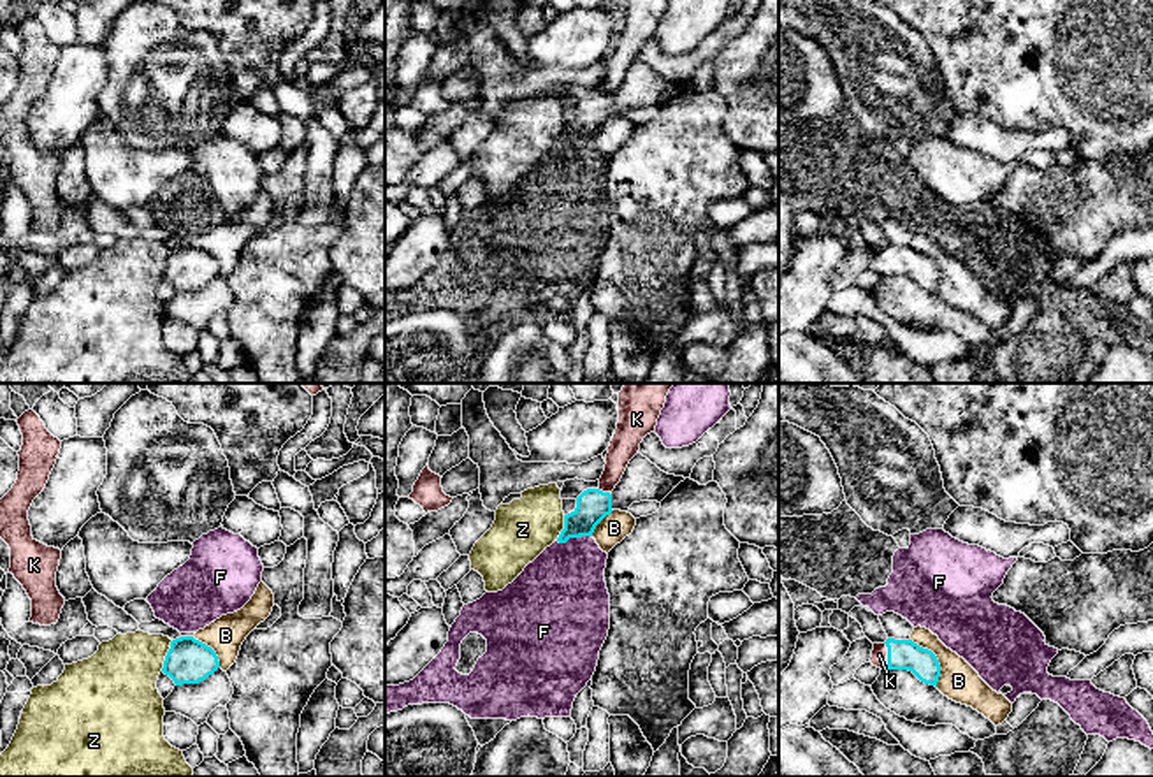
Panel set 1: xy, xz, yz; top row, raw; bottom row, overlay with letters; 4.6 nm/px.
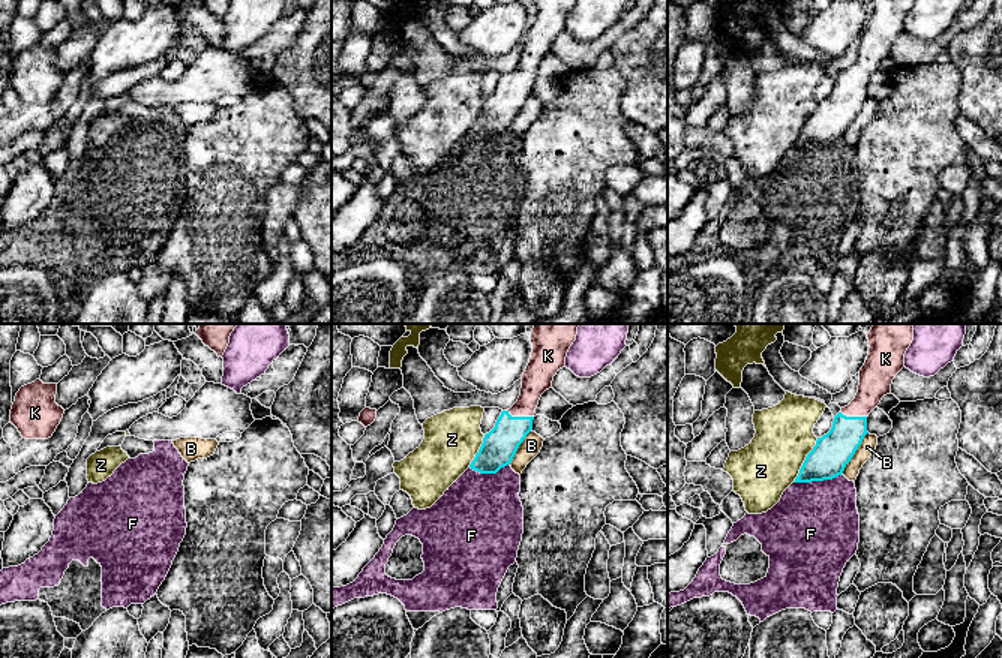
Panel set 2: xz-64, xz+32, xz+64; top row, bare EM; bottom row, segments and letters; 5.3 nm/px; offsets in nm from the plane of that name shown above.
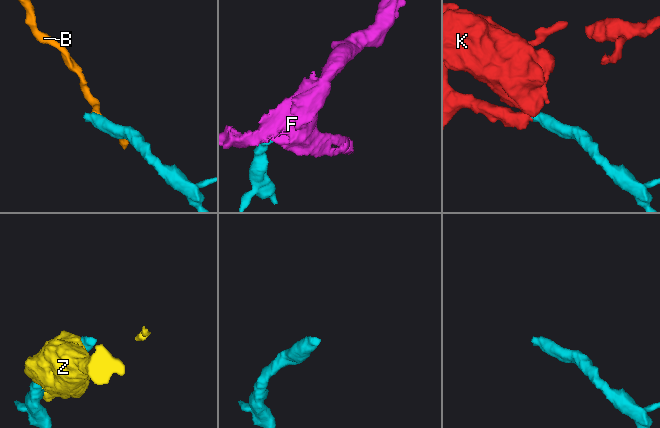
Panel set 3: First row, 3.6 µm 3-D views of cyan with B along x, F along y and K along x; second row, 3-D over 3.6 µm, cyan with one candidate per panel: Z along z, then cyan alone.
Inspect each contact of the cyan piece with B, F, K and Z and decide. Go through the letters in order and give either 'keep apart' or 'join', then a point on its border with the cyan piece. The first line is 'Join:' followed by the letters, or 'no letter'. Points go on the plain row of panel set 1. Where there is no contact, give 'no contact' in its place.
Join: K
B: keep apart; contact yz (937, 266)
F: keep apart; contact xz (573, 143)
K: join; contact yz (888, 262)
Z: keep apart; contact xy (166, 262)

